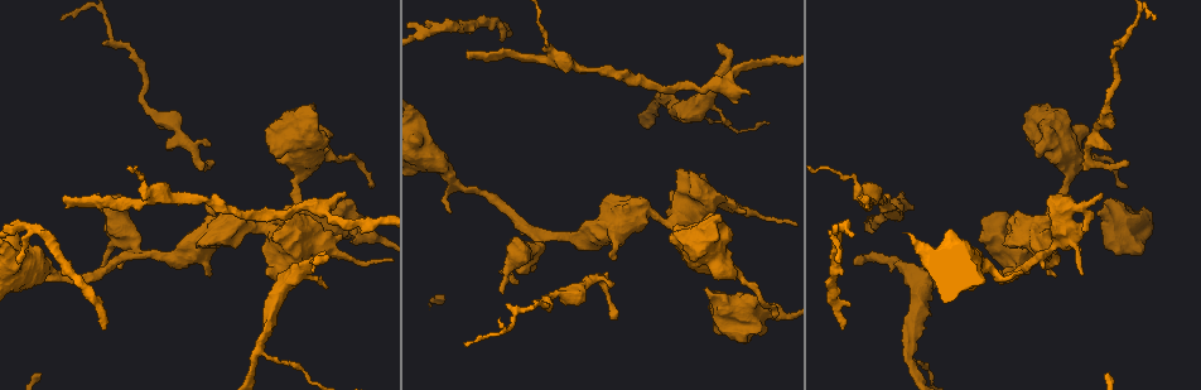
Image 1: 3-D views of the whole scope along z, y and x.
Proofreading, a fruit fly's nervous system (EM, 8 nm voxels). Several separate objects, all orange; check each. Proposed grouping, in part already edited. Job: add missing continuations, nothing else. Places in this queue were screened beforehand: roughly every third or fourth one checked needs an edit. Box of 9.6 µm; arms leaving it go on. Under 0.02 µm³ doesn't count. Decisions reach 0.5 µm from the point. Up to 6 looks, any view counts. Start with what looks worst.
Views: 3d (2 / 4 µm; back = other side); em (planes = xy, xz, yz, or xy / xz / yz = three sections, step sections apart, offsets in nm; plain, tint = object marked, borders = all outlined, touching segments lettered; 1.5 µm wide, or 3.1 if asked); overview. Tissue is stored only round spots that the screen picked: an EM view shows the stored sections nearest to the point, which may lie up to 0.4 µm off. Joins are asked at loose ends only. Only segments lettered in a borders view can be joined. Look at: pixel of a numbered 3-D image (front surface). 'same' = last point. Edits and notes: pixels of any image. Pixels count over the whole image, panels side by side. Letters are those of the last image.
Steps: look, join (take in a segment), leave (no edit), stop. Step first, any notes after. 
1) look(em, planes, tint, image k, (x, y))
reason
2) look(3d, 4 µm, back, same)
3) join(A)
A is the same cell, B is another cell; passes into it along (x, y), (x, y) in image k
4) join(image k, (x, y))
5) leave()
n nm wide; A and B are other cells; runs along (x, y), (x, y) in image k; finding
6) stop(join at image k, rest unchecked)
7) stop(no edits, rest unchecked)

look(3d, 4 µm, image 1, (734, 276))
thick end

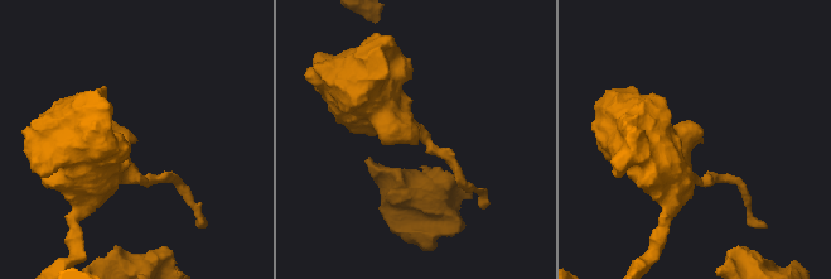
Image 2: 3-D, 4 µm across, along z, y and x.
look(em, planes, tint, image 2, (417, 144))
need the tissue

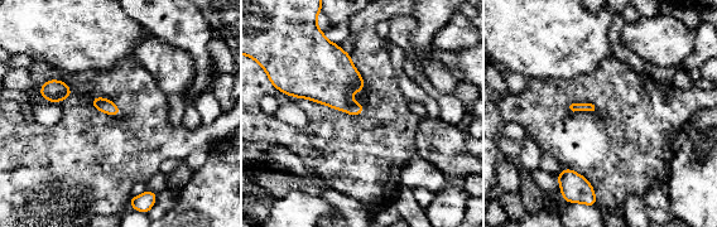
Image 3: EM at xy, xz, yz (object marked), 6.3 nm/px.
look(em, planes, borders, same)
what lies round it

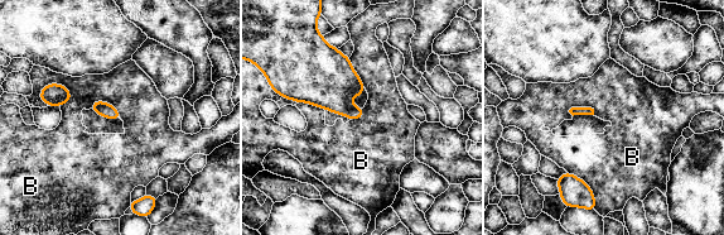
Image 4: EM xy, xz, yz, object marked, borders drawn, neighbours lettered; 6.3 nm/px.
leave()
B is another cell; border along (38, 96), (61, 84), (72, 100) in image 4; none of them fits

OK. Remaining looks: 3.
look(3d, 4 µm, image 1, (99, 193))

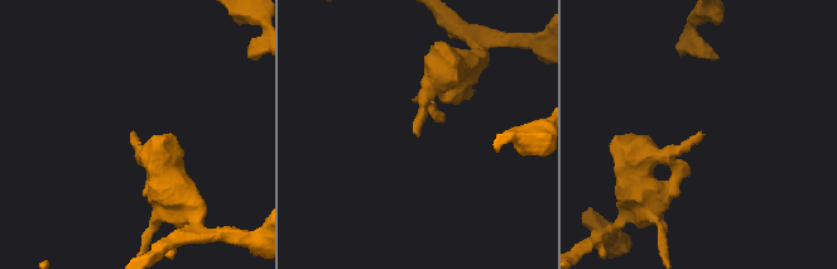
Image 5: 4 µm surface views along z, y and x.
look(em, xz, step 8, tint, image 5, (698, 134))

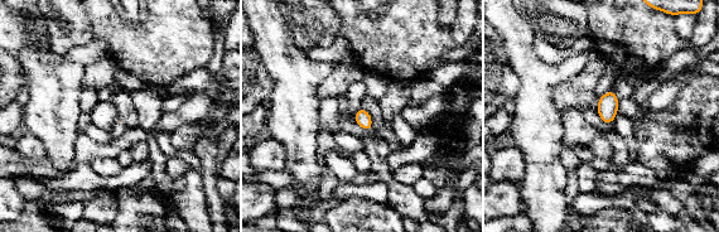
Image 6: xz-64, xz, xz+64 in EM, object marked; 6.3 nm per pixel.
look(em, planes, borders, same)
cut it another way

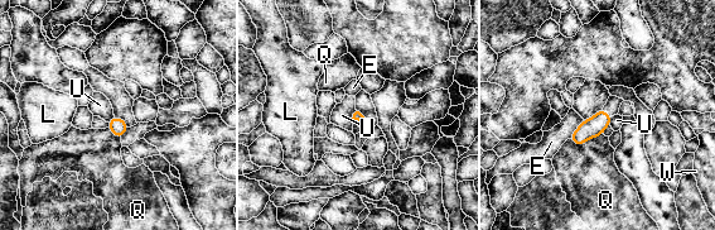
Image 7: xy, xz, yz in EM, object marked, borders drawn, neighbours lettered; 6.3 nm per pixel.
leave()
E, L, Q, U and W are other cells; border along (356, 110), (352, 119) in image 7; no lettered segment goes on from it

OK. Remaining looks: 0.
stop(no edits, rest unchecked)

